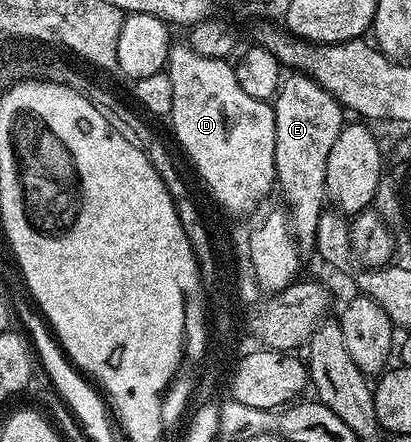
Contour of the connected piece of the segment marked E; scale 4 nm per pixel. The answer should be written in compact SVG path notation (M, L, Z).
M304 74L286 75L272 106L275 114L276 187L279 192L281 188L281 196L285 199L289 230L298 249L305 254L312 253L316 249L316 227L323 211L321 200L323 204L326 199L327 157L331 154L331 146L335 146L335 138L339 138L347 123L347 116L335 97Z

